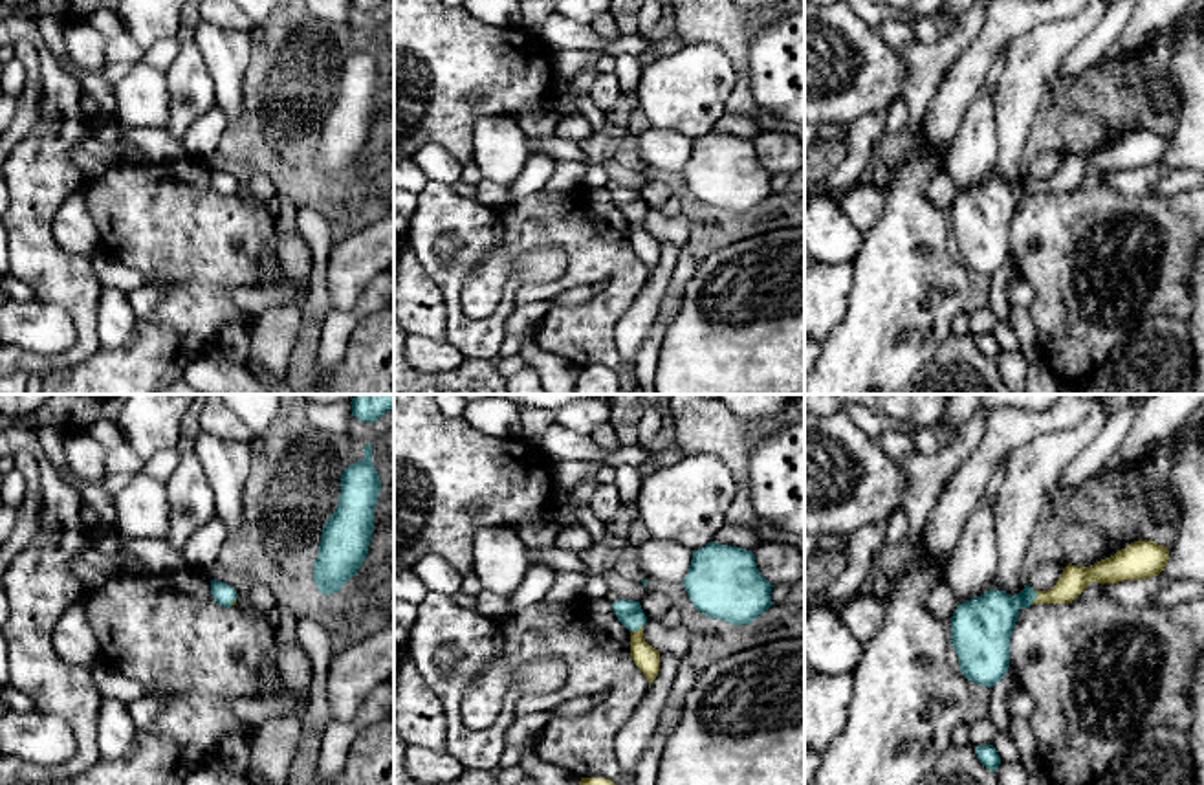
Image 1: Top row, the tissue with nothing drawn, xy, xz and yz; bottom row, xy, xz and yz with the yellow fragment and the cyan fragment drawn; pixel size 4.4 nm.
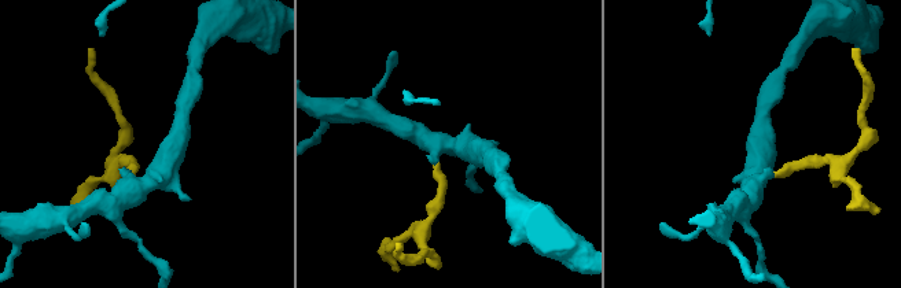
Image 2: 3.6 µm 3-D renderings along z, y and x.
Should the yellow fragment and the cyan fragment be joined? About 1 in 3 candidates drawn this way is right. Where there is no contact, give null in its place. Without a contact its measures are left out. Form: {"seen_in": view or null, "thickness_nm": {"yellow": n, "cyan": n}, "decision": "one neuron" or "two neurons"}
{"seen_in": "yz", "thickness_nm": {"yellow": 120, "cyan": 240}, "decision": "one neuron"}

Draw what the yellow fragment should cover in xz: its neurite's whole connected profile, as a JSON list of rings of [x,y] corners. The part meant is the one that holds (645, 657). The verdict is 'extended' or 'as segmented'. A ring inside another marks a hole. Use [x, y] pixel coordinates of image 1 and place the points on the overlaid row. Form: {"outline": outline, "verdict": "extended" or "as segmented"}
{"outline": [[[618,600],[612,603],[612,609],[618,620],[630,631],[630,657],[651,684],[660,671],[660,651],[649,646],[643,638],[643,624],[647,622],[647,616],[640,602]]], "verdict": "extended"}

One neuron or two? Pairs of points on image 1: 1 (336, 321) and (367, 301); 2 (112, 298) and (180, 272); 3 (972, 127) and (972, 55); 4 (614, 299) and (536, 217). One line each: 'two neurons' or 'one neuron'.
1: one neuron
2: two neurons
3: two neurons
4: one neuron

